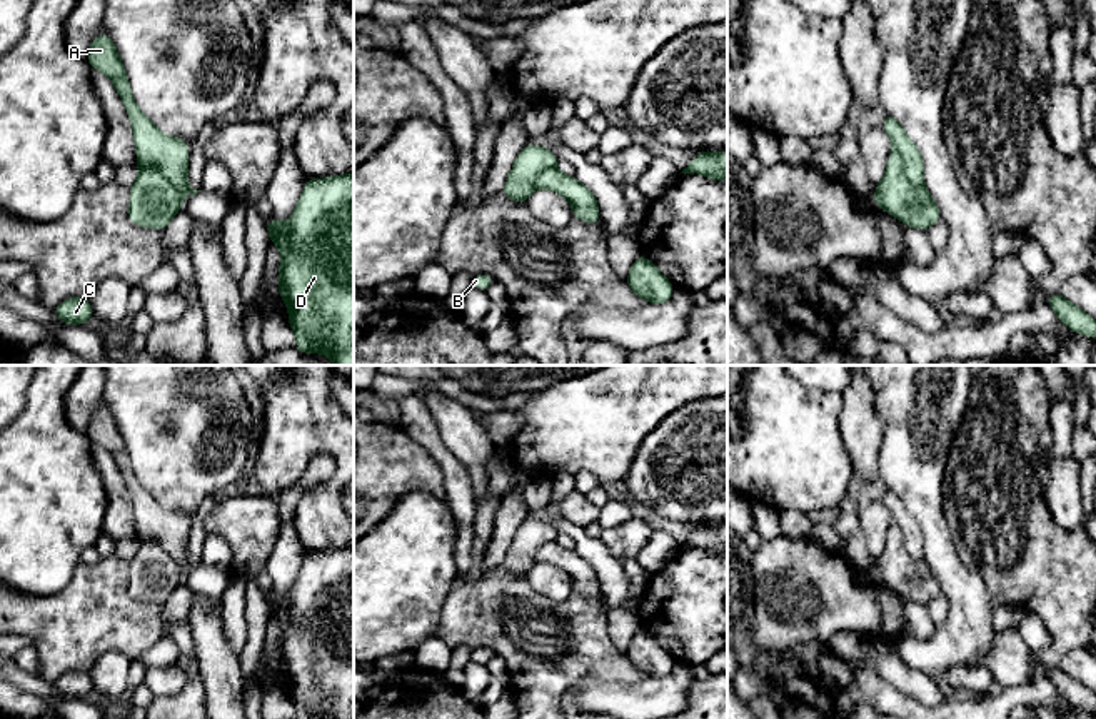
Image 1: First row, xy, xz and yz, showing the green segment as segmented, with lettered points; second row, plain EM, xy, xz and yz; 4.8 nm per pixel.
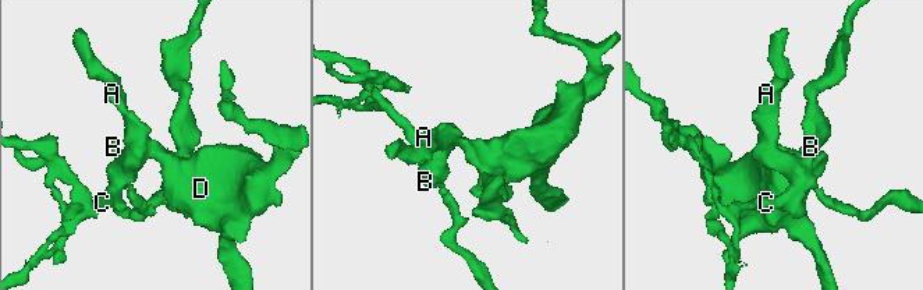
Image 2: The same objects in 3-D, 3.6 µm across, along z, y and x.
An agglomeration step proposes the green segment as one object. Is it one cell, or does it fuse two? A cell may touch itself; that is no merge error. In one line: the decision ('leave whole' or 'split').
split

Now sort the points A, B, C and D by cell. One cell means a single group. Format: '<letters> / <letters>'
A D / B C

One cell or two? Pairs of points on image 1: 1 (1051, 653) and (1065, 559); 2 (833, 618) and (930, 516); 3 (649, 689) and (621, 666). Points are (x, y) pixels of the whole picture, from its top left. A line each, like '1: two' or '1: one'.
1: one
2: two
3: two

